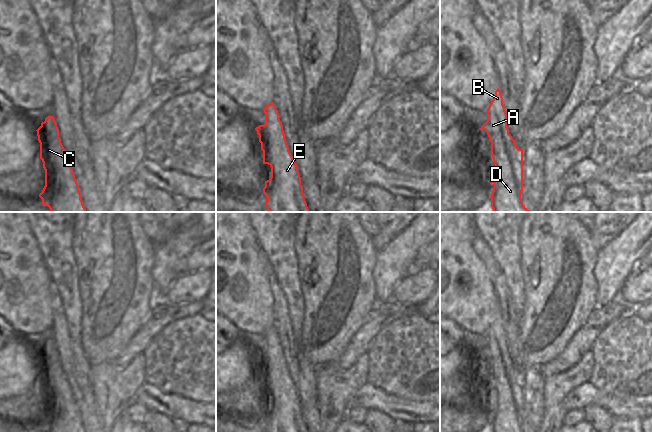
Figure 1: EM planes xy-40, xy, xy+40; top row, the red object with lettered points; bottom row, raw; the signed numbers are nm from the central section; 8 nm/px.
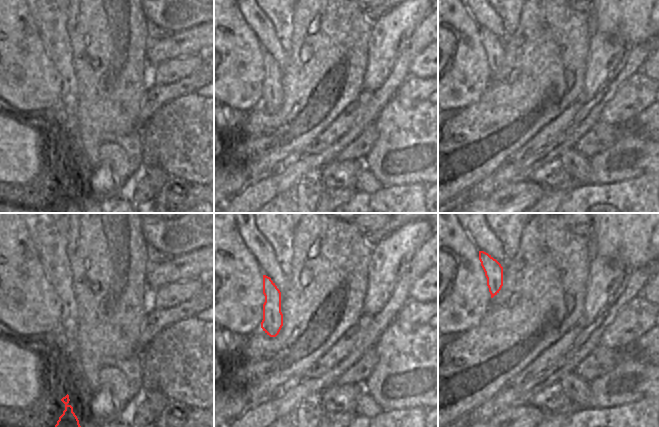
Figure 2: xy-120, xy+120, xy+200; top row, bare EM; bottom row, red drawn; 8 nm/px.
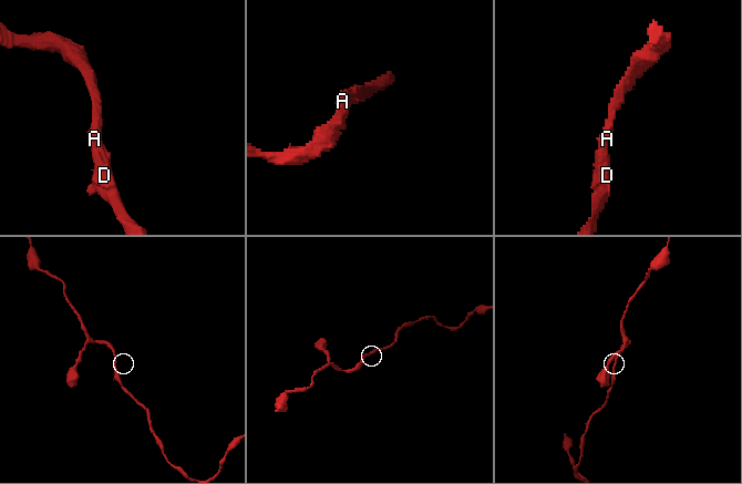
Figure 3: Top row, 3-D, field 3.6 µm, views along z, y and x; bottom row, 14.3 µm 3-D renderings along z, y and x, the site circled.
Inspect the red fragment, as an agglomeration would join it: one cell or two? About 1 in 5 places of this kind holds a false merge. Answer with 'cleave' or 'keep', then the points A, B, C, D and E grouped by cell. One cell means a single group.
keep; groups A B C D E

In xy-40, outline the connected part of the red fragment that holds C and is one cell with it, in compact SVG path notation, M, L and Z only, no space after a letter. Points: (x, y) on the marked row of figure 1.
M46 117L36 131L45 170L45 186L39 194L41 203L51 212L87 212L55 118Z

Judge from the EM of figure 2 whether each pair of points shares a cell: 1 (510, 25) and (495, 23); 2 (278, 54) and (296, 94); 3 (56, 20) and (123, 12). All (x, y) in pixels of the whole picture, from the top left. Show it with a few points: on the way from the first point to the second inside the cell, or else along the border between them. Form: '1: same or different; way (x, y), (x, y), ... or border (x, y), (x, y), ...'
1: different; border (494, 10), (500, 18), (504, 33), (507, 36)
2: different; border (285, 53), (285, 61), (281, 69)
3: different; border (66, 10), (66, 31), (71, 42)

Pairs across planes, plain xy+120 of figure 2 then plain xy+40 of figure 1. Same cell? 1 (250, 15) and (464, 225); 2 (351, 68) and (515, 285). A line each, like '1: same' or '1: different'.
1: different
2: different

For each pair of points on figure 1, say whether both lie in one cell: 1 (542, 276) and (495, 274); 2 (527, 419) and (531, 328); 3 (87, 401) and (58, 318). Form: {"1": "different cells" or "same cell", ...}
{"1": "different cells", "2": "different cells", "3": "same cell"}

